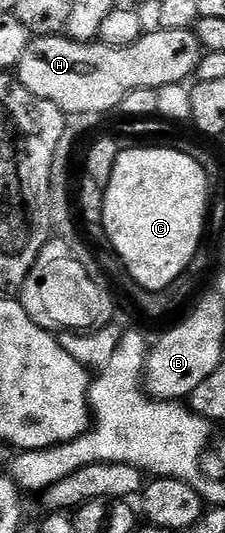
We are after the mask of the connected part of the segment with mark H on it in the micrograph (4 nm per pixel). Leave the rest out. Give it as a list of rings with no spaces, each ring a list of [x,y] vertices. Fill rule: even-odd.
[[[158,28],[153,32],[144,33],[133,44],[113,48],[105,46],[102,42],[75,42],[66,36],[52,36],[49,38],[35,38],[28,41],[25,52],[19,60],[17,73],[19,82],[32,94],[32,99],[44,98],[60,106],[64,114],[107,114],[118,111],[121,100],[129,96],[134,90],[160,90],[174,82],[186,83],[190,79],[203,59],[204,49],[195,38],[191,30],[178,30],[169,32]]]

